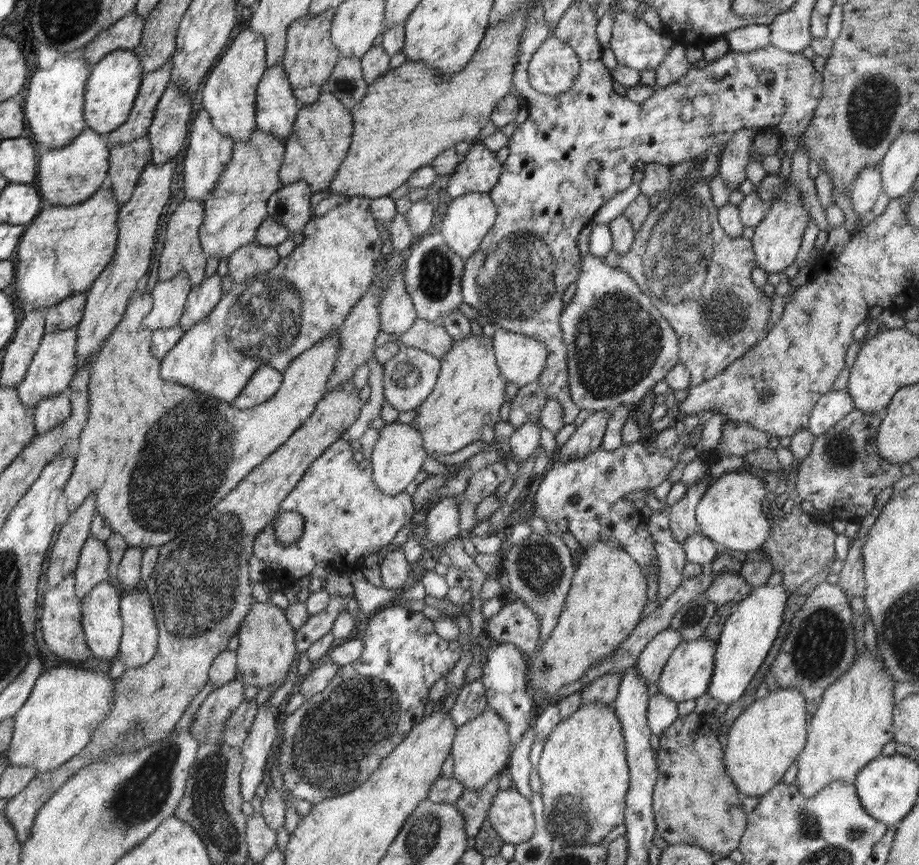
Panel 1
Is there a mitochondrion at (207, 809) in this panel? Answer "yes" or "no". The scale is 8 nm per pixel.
yes

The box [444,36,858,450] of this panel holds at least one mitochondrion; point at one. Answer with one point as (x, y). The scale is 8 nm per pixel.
(674, 260)

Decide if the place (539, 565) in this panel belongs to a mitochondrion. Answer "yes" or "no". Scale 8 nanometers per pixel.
yes

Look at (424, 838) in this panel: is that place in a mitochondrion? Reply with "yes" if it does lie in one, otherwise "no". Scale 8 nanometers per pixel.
yes

